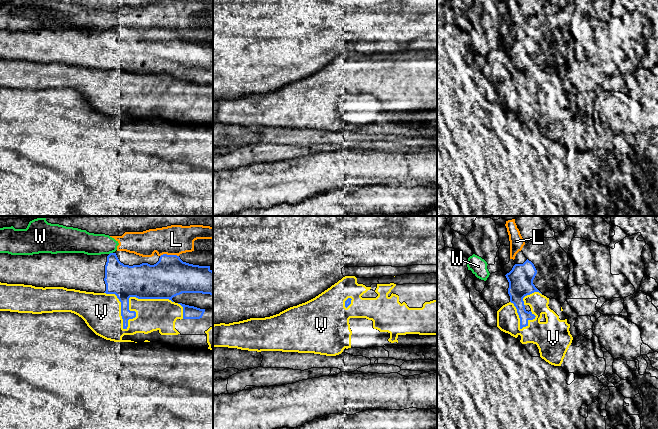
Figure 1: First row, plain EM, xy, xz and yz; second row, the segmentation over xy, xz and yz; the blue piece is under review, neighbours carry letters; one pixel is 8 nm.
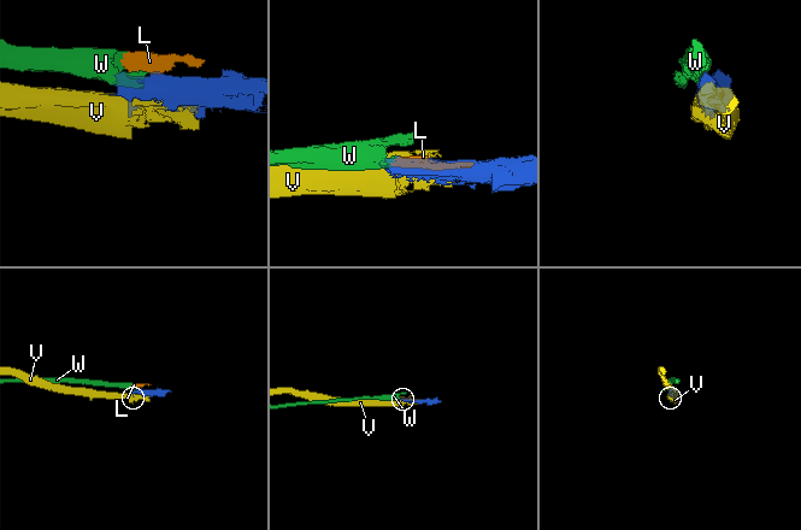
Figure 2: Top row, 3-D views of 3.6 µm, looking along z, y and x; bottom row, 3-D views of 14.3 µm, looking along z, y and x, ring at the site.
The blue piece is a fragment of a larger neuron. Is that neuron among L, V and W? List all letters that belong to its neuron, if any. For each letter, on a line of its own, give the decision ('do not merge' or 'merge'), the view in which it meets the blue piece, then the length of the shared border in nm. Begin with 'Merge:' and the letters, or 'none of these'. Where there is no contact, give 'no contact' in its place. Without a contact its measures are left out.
Merge: none of these
L: do not merge | xy | 150 nm
V: do not merge | xy | 550 nm
W: do not merge | xy | 40 nm

